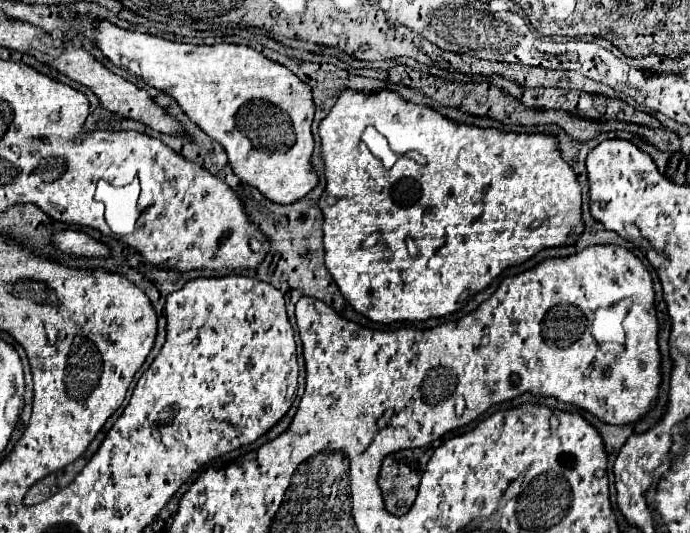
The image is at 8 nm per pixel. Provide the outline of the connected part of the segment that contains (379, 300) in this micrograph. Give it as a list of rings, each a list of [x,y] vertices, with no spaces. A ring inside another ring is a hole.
[[[343,89],[319,125],[321,161],[325,167],[325,189],[319,197],[319,209],[325,219],[325,267],[359,315],[375,323],[397,323],[455,313],[505,267],[523,263],[545,247],[573,243],[581,235],[581,185],[573,169],[565,163],[555,135],[503,133],[495,127],[457,123],[427,105],[419,107],[427,115],[427,127],[431,127],[427,165],[401,156],[387,171],[361,141],[379,103],[403,103],[403,97],[389,89],[371,93]],[[407,235],[419,249],[417,257],[411,257],[405,249]],[[385,247],[393,249],[391,261],[383,261],[381,257]]]

